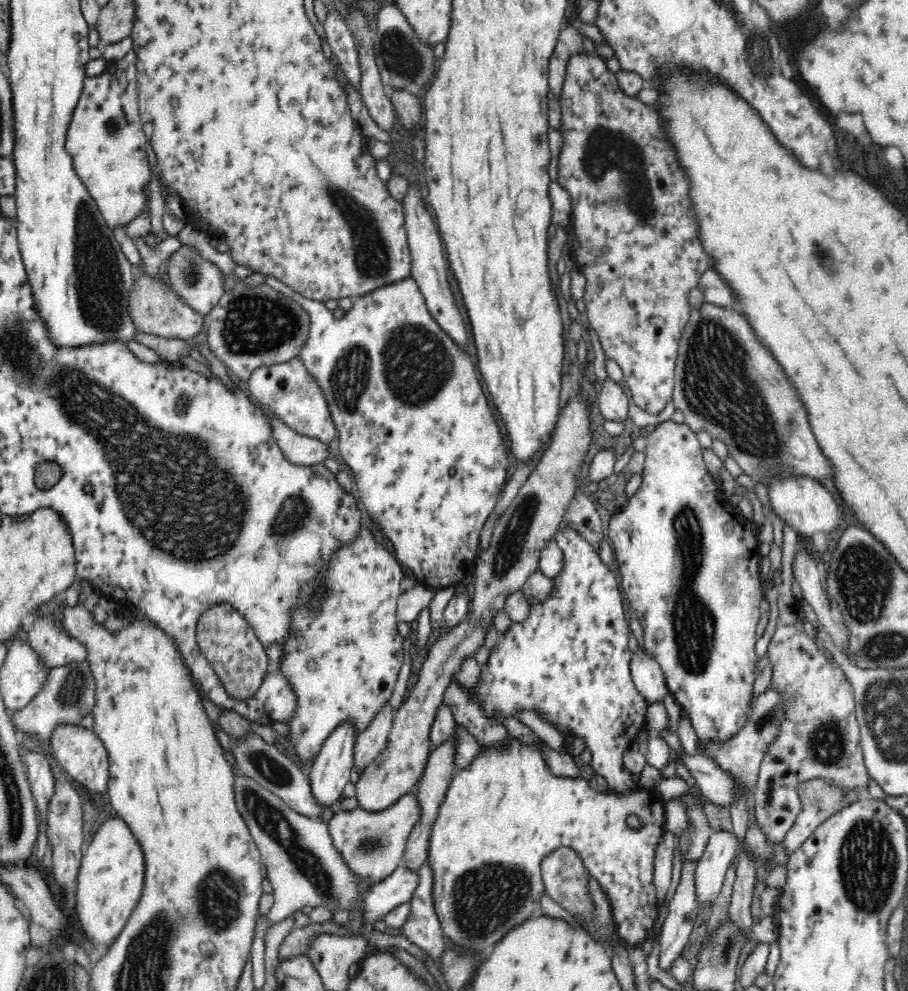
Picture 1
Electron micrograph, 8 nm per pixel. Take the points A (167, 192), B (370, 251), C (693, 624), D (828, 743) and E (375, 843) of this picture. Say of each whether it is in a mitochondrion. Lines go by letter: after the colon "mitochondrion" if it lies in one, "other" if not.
A: other
B: mitochondrion
C: mitochondrion
D: mitochondrion
E: mitochondrion

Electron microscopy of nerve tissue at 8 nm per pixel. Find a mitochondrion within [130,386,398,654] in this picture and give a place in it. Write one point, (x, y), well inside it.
(293, 513)

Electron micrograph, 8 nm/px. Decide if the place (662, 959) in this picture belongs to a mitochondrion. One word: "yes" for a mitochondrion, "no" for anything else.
no

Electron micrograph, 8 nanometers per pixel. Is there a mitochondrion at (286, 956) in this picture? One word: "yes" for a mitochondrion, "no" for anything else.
no

